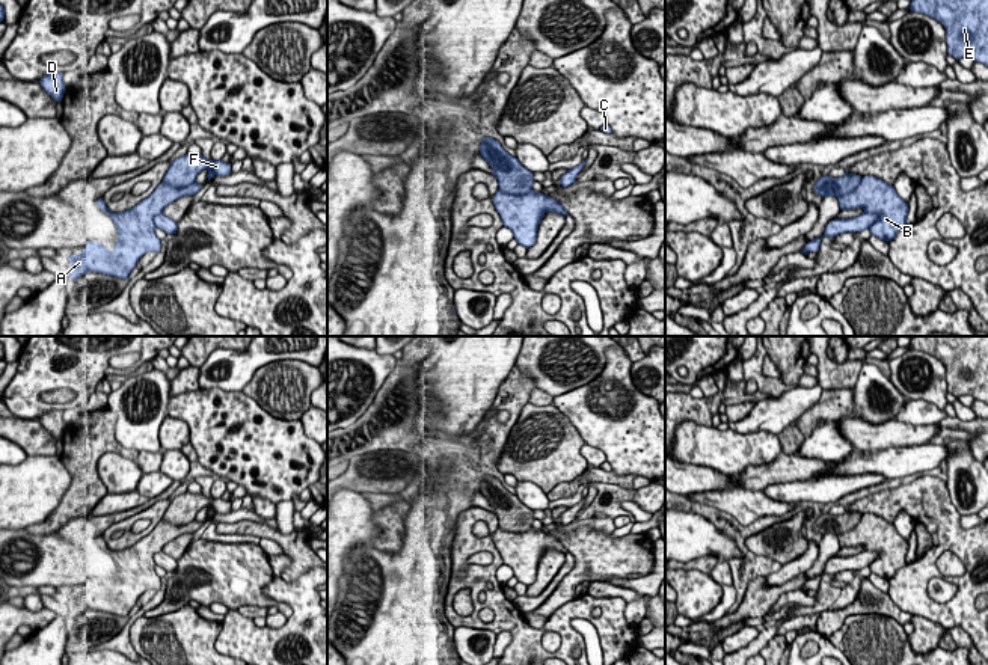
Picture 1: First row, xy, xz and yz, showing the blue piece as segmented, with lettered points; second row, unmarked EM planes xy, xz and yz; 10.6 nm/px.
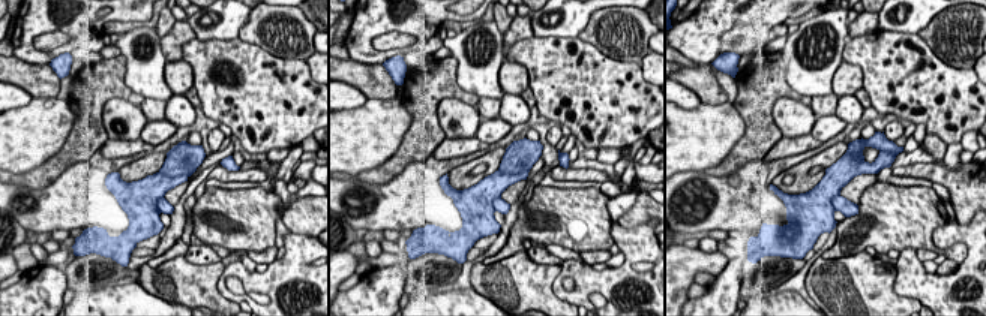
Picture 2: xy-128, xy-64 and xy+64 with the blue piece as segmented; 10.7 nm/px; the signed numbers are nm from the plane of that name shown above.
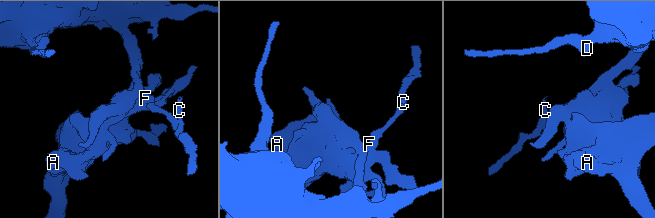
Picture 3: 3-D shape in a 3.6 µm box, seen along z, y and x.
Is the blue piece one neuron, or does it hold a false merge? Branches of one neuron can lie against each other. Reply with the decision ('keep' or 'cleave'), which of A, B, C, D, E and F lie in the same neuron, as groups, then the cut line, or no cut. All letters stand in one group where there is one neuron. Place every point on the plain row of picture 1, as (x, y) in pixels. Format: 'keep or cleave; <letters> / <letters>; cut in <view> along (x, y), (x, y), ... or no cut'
keep; A B C D E F; no cut

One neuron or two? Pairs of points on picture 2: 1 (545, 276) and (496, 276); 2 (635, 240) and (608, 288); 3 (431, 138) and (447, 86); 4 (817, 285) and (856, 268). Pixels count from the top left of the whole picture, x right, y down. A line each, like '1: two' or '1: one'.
1: one
2: one
3: one
4: one

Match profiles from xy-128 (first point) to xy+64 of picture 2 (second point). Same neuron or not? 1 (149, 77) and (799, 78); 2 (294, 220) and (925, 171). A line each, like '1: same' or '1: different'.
1: same
2: same

